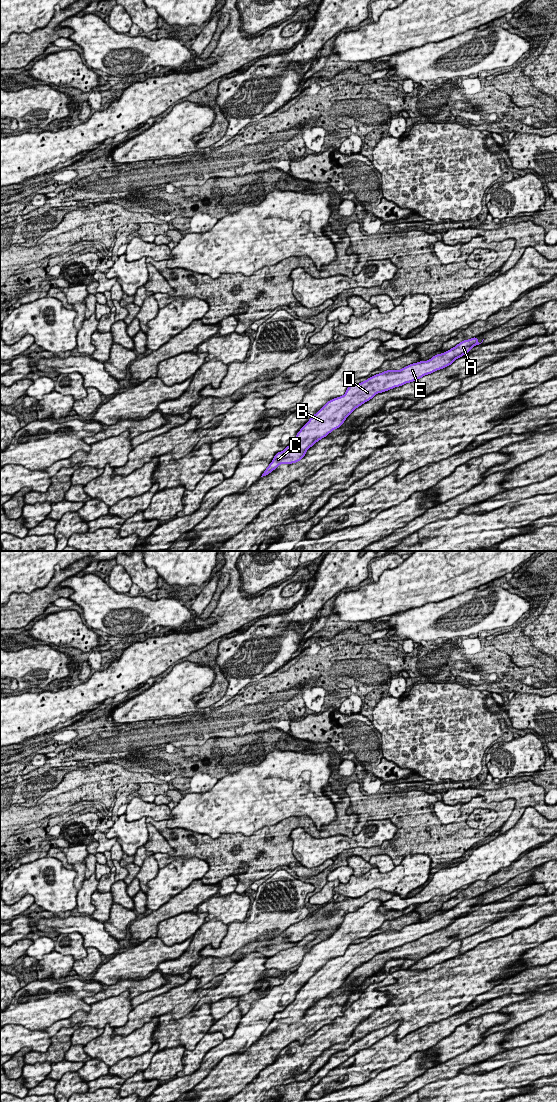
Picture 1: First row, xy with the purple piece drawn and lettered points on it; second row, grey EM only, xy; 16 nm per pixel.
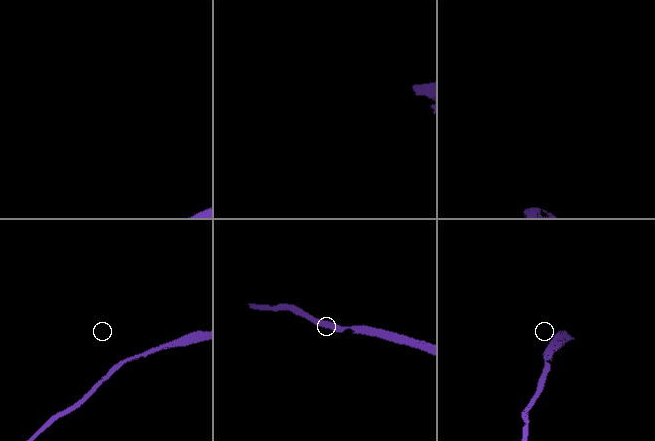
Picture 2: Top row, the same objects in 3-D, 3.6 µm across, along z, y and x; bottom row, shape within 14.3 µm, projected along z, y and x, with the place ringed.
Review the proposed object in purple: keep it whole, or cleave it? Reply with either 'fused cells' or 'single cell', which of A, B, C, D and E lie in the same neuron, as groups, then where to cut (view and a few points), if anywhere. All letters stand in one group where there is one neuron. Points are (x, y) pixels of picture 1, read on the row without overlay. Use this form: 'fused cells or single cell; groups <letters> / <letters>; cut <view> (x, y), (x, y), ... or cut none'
single cell; groups A B C D E; cut none

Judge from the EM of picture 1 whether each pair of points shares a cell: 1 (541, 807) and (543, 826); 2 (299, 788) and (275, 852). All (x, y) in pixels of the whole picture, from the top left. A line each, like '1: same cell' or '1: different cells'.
1: different cells
2: different cells

